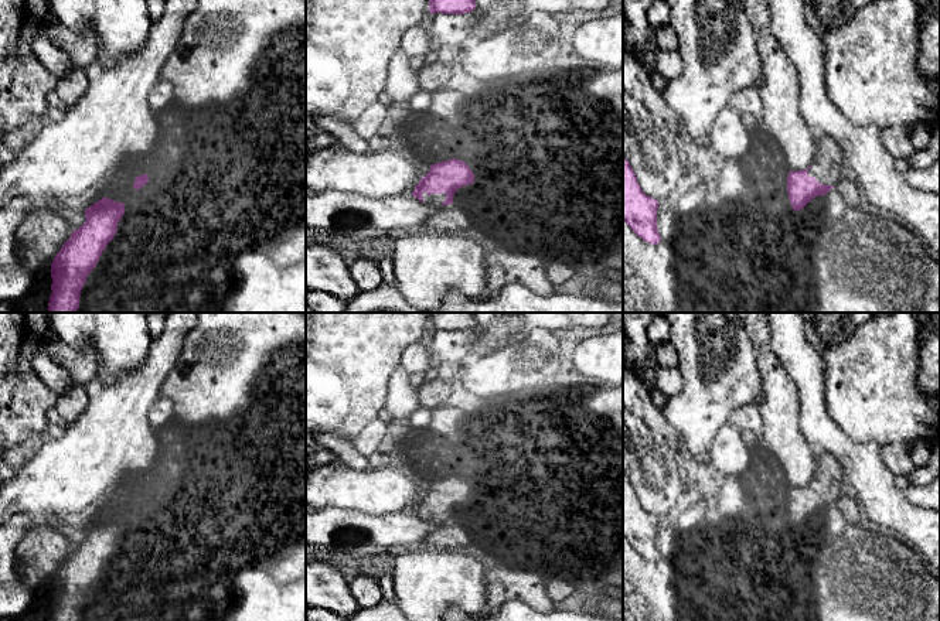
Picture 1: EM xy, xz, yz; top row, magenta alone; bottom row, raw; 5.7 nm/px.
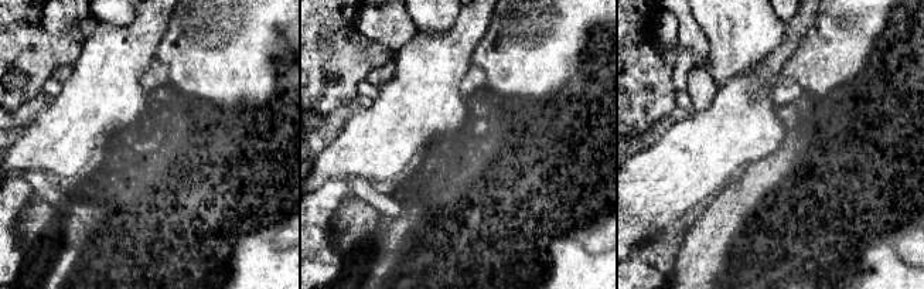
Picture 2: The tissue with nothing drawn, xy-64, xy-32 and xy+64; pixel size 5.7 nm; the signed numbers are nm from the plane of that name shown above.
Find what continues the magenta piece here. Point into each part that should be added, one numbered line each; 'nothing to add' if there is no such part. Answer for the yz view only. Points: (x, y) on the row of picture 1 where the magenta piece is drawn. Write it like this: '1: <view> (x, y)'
1: yz (826, 167)

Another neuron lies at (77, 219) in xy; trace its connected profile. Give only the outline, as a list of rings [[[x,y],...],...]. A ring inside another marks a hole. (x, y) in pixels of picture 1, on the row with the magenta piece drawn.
[[[51,201],[50,208],[51,208],[51,211],[54,211],[55,214],[64,216],[69,222],[71,233],[74,231],[76,231],[79,226],[82,226],[86,221],[85,212],[72,214],[71,207],[67,205],[67,204],[57,204],[57,202]]]

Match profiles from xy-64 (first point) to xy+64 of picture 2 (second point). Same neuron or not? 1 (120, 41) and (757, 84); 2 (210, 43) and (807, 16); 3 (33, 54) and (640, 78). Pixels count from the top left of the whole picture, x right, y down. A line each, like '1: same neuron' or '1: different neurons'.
1: same neuron
2: different neurons
3: same neuron

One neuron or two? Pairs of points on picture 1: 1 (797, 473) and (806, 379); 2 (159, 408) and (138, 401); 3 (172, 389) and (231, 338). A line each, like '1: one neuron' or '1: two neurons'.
1: two neurons
2: two neurons
3: one neuron

